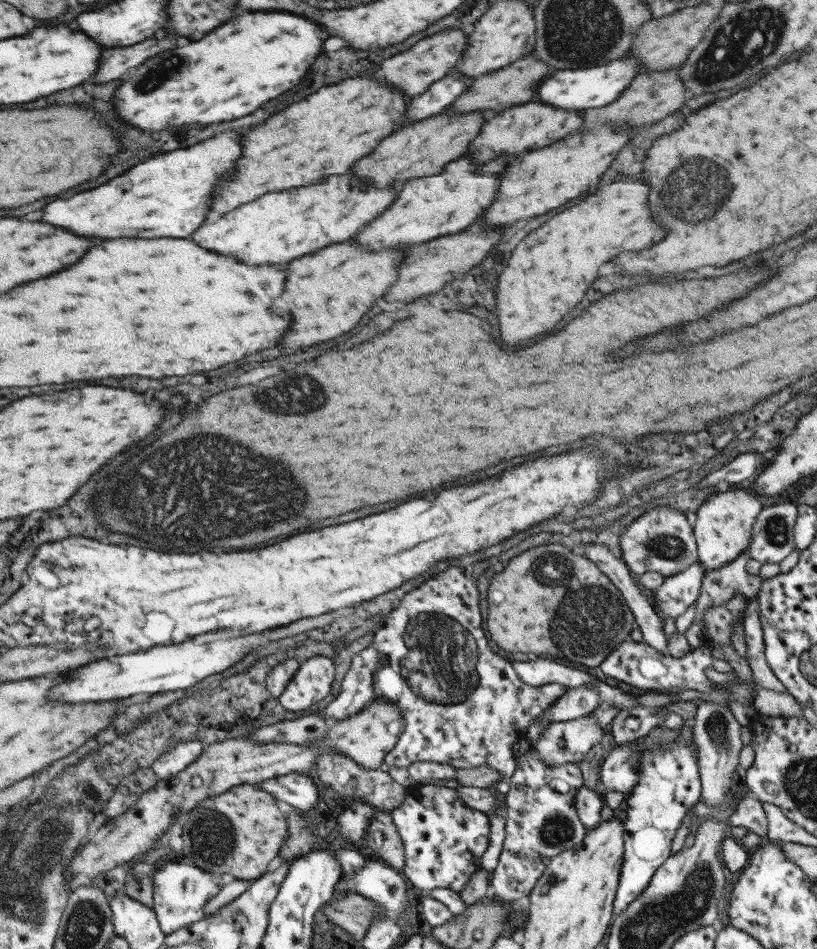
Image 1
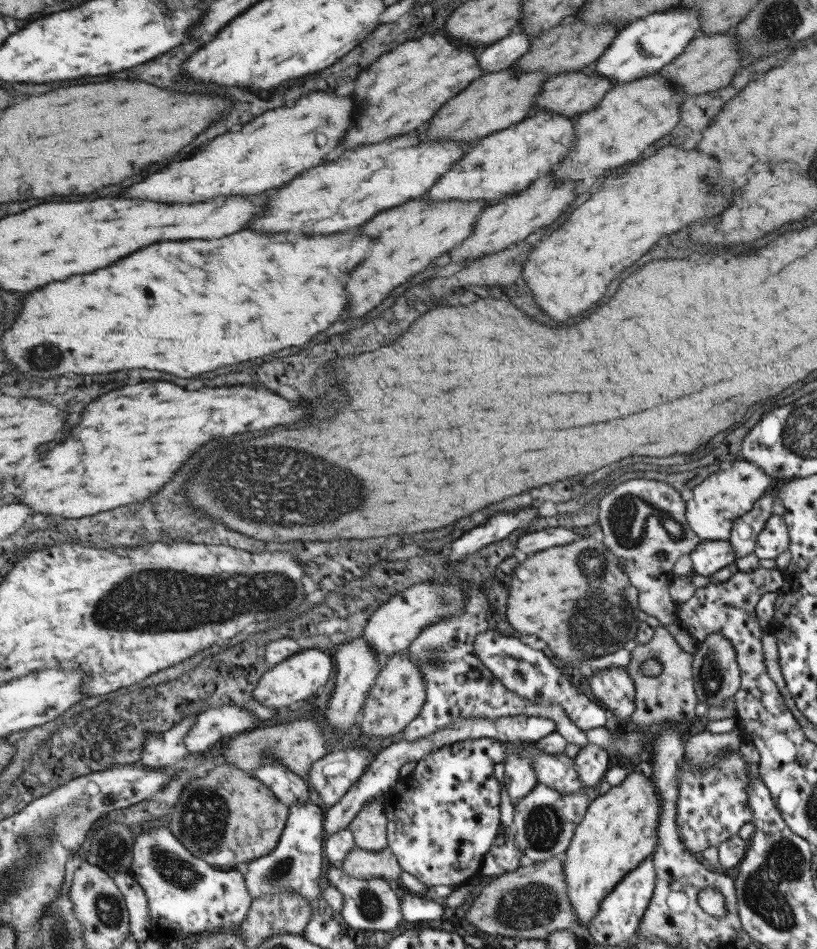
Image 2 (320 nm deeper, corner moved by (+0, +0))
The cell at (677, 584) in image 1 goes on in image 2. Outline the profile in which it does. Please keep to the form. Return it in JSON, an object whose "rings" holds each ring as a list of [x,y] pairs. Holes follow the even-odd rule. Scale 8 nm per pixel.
{"rings":[[[723,540],[700,541],[688,556],[691,560],[691,575],[706,577],[735,562],[733,549]]]}

